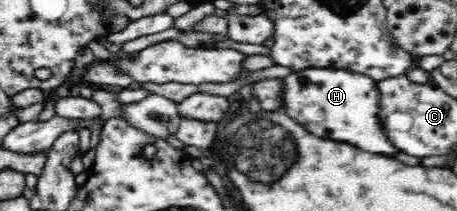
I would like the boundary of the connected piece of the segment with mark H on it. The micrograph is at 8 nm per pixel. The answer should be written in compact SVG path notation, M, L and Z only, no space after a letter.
M309 68L292 72L281 80L281 111L322 139L354 144L373 154L391 157L396 148L391 145L379 119L379 89L369 76L331 70Z

